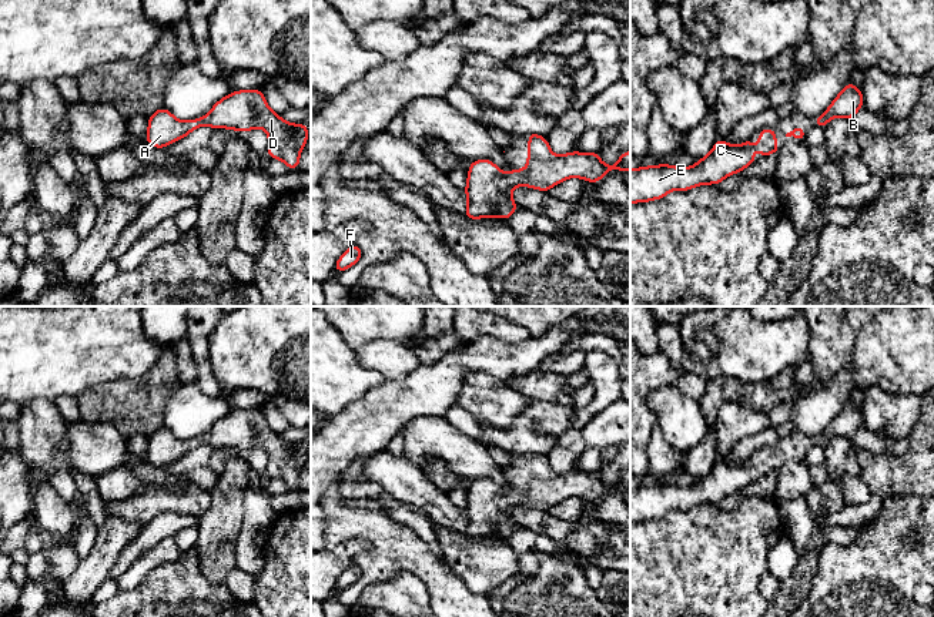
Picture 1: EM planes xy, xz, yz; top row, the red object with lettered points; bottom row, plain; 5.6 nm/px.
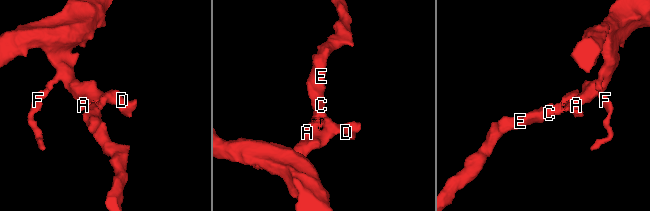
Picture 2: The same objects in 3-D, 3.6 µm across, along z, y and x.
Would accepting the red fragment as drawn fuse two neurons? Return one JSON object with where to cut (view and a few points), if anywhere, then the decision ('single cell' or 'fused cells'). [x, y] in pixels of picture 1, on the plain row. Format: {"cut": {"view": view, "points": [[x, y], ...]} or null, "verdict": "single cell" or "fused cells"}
{"cut": null, "verdict": "single cell"}

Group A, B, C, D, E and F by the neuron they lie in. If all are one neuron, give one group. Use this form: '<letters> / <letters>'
A B C D E F

